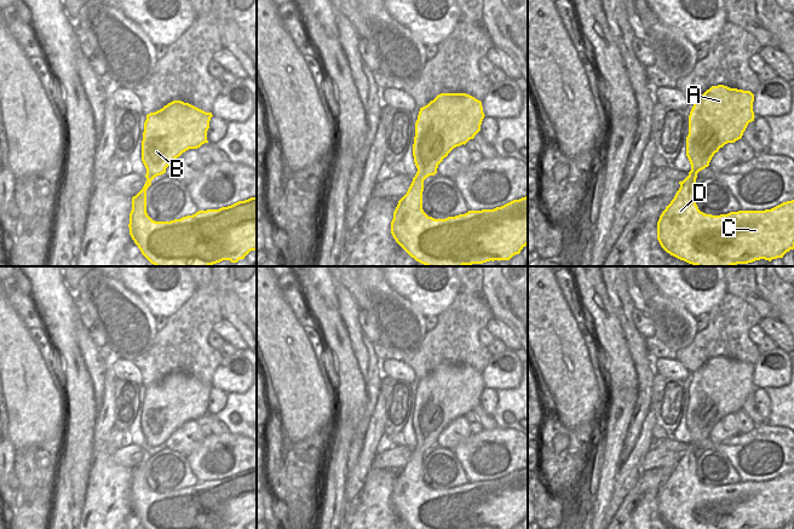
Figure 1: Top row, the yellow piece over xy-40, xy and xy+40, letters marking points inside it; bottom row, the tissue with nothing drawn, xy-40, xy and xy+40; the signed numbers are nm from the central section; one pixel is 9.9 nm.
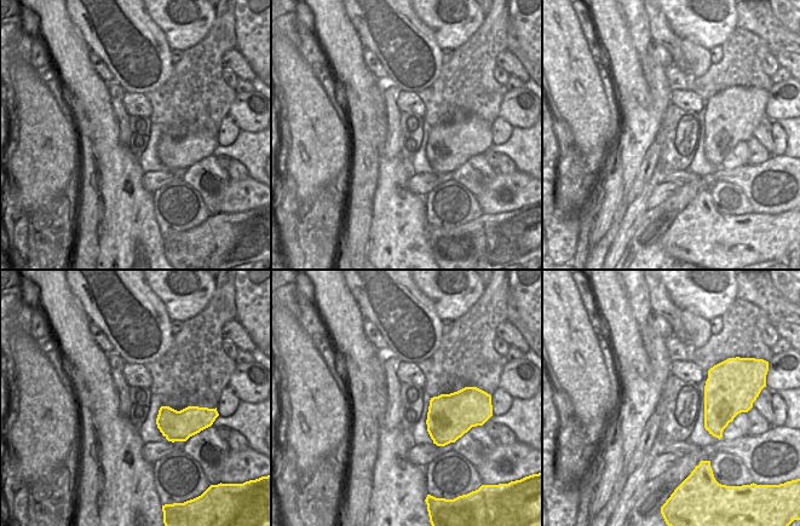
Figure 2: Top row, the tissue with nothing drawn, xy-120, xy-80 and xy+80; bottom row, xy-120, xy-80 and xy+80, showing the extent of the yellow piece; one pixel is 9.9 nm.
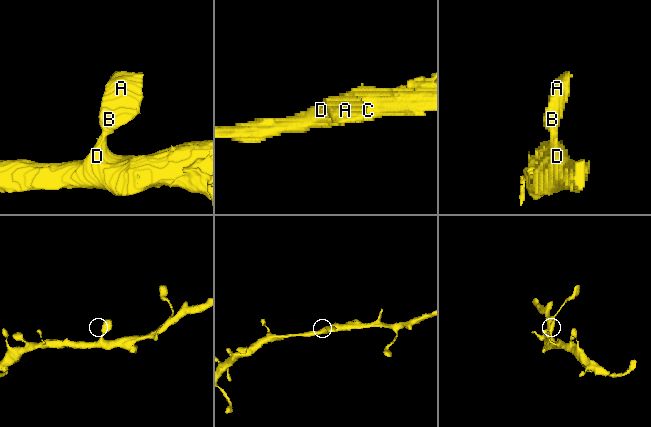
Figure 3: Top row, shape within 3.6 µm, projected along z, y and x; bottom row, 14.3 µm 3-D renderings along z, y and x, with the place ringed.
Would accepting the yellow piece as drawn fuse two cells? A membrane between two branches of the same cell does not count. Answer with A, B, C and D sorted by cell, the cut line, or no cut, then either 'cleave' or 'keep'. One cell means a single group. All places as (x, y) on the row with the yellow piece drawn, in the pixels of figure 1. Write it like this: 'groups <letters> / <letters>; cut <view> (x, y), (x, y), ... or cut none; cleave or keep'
groups A B C D; cut none; keep

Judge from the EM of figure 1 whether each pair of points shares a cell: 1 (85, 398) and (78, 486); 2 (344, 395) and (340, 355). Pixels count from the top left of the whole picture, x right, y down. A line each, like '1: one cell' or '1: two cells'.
1: one cell
2: one cell

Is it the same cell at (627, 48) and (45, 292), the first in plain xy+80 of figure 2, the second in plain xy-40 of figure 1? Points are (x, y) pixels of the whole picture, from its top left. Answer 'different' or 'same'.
different

